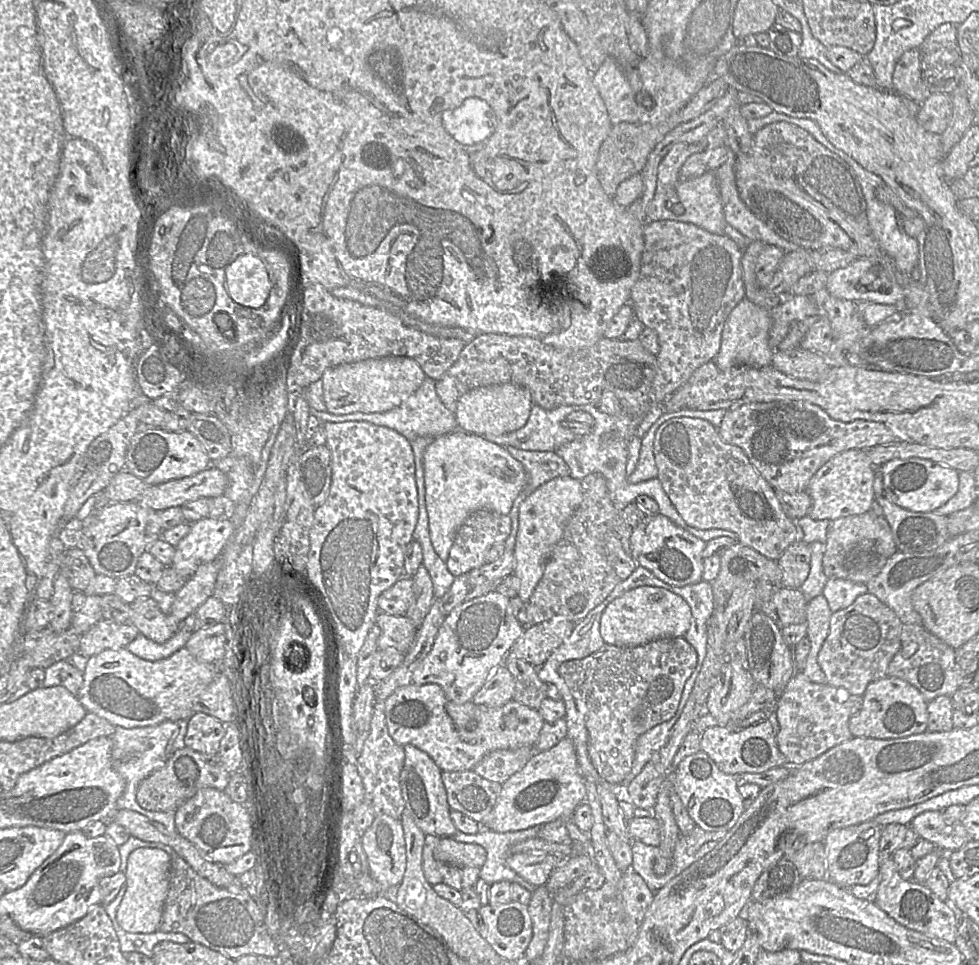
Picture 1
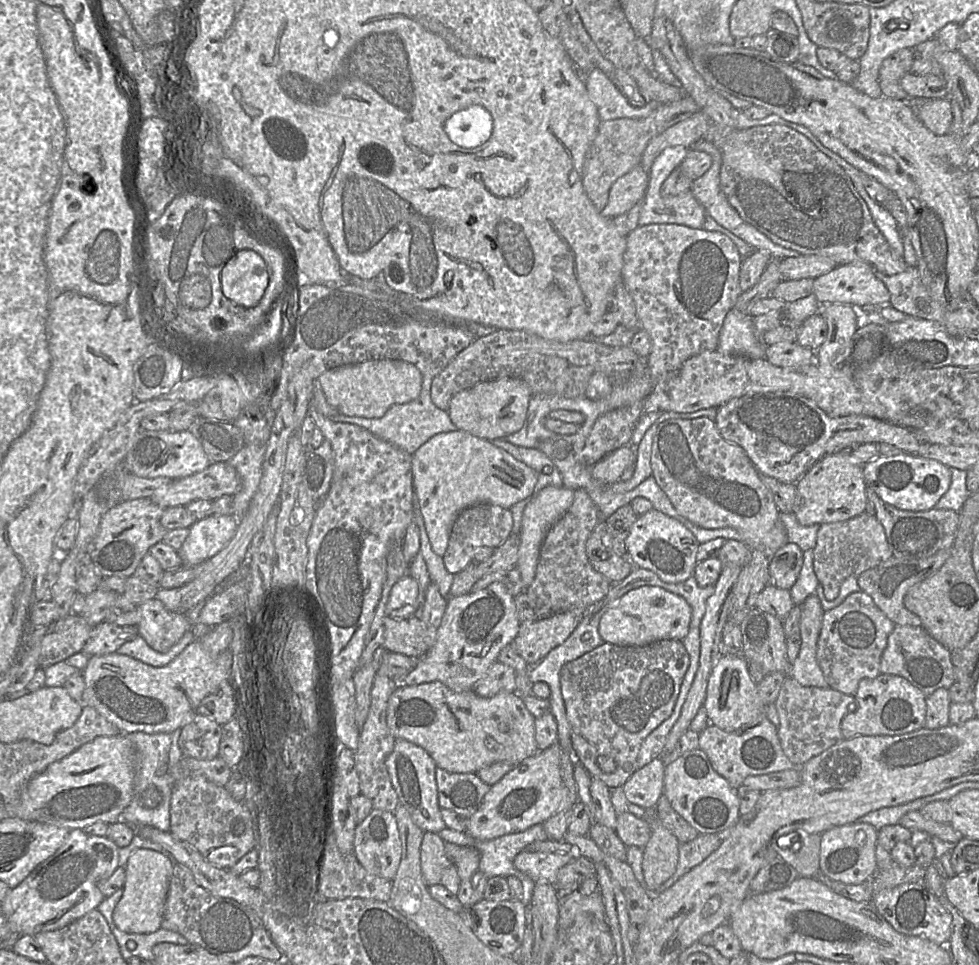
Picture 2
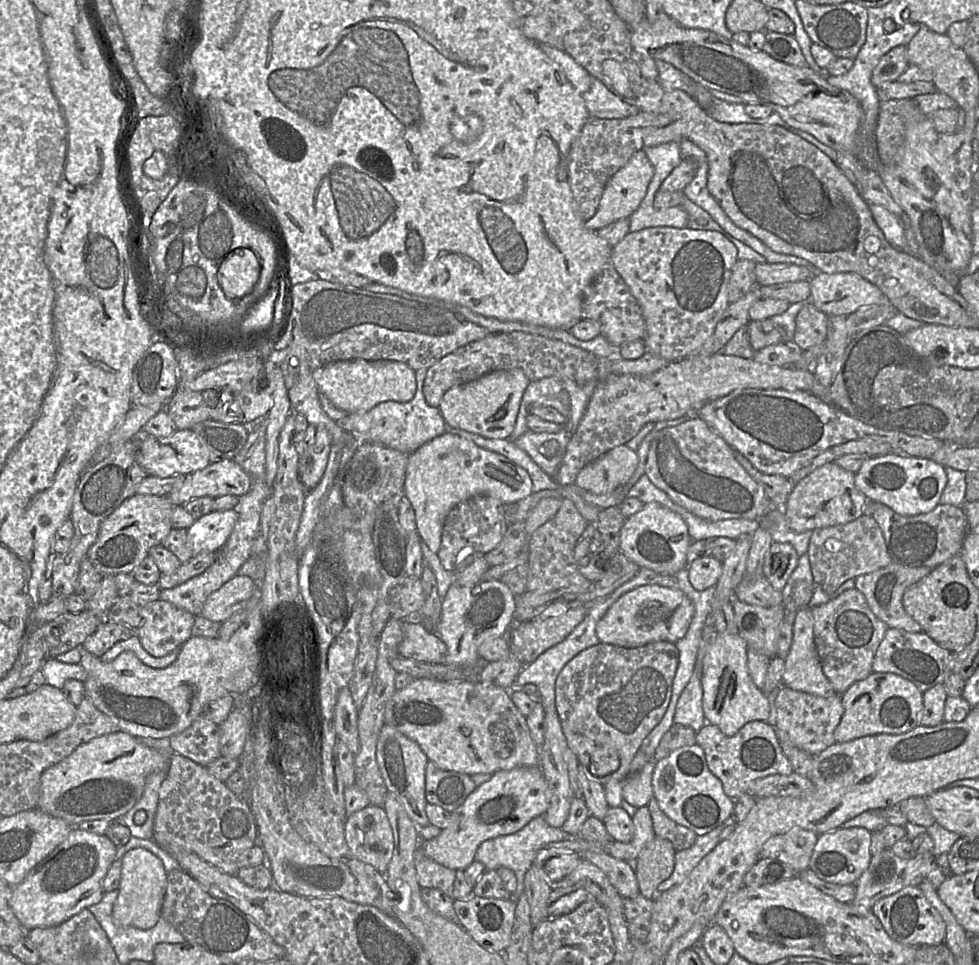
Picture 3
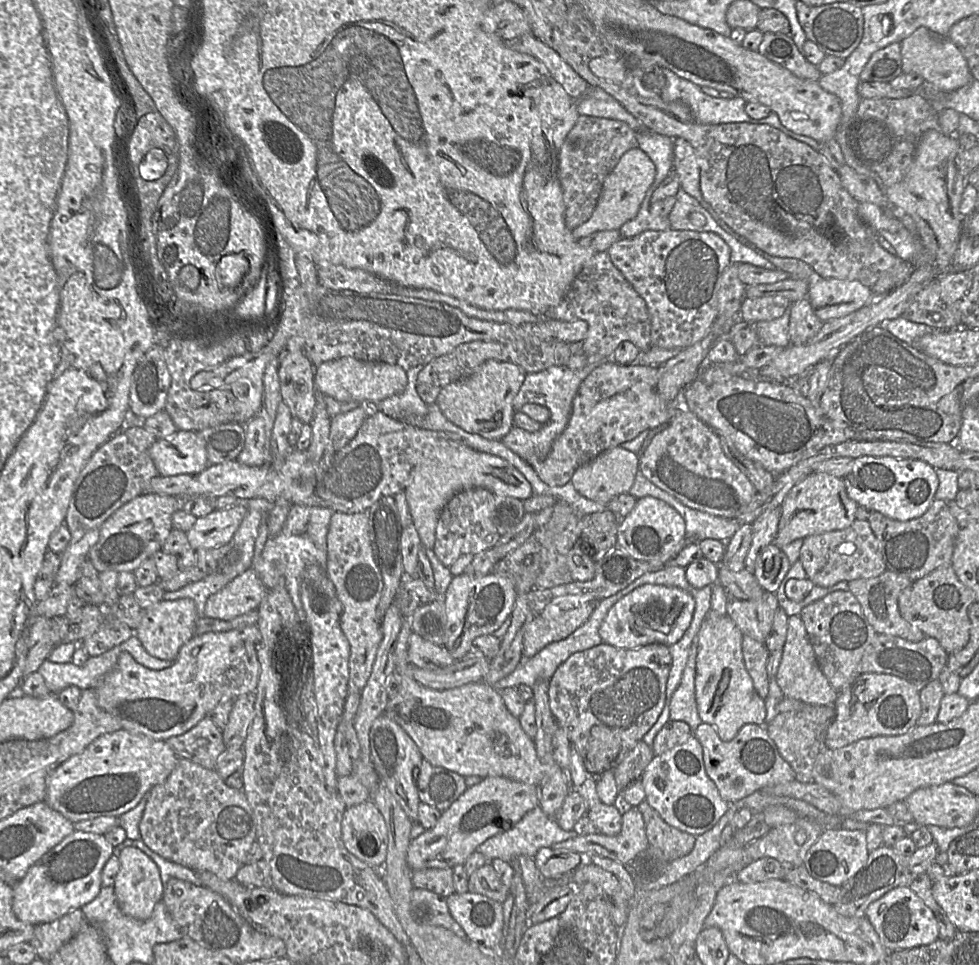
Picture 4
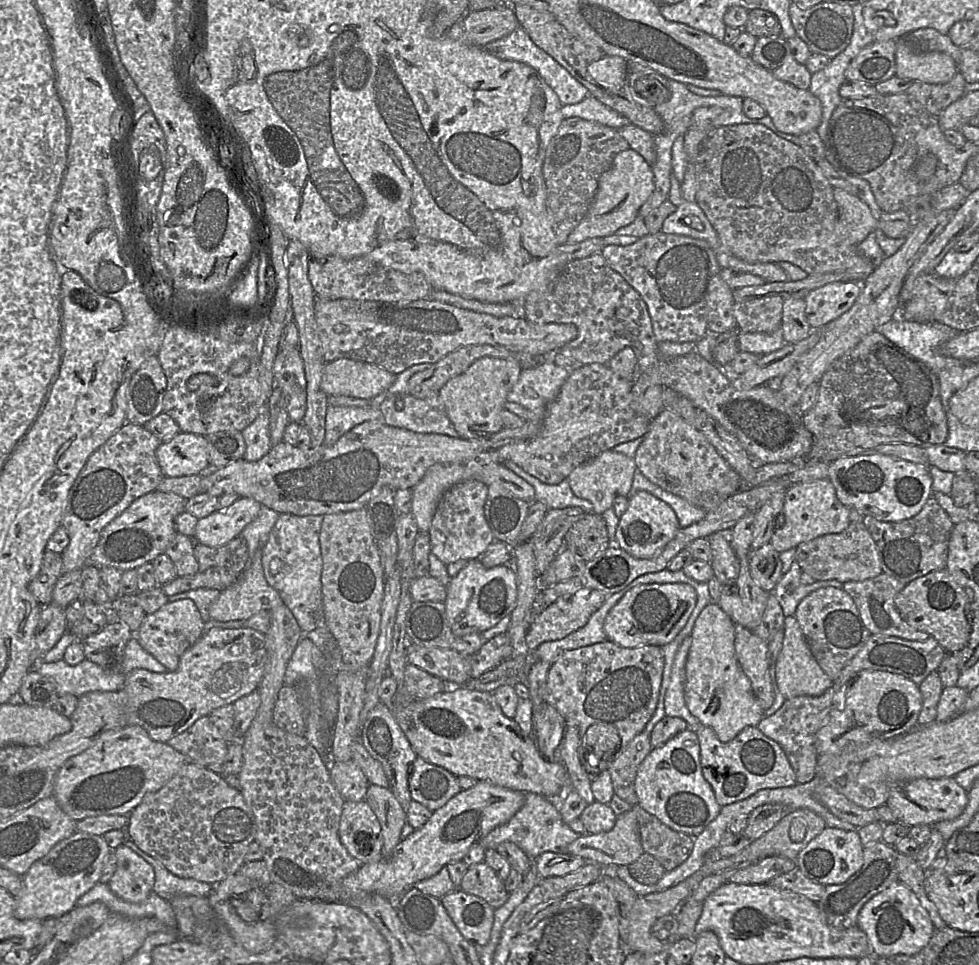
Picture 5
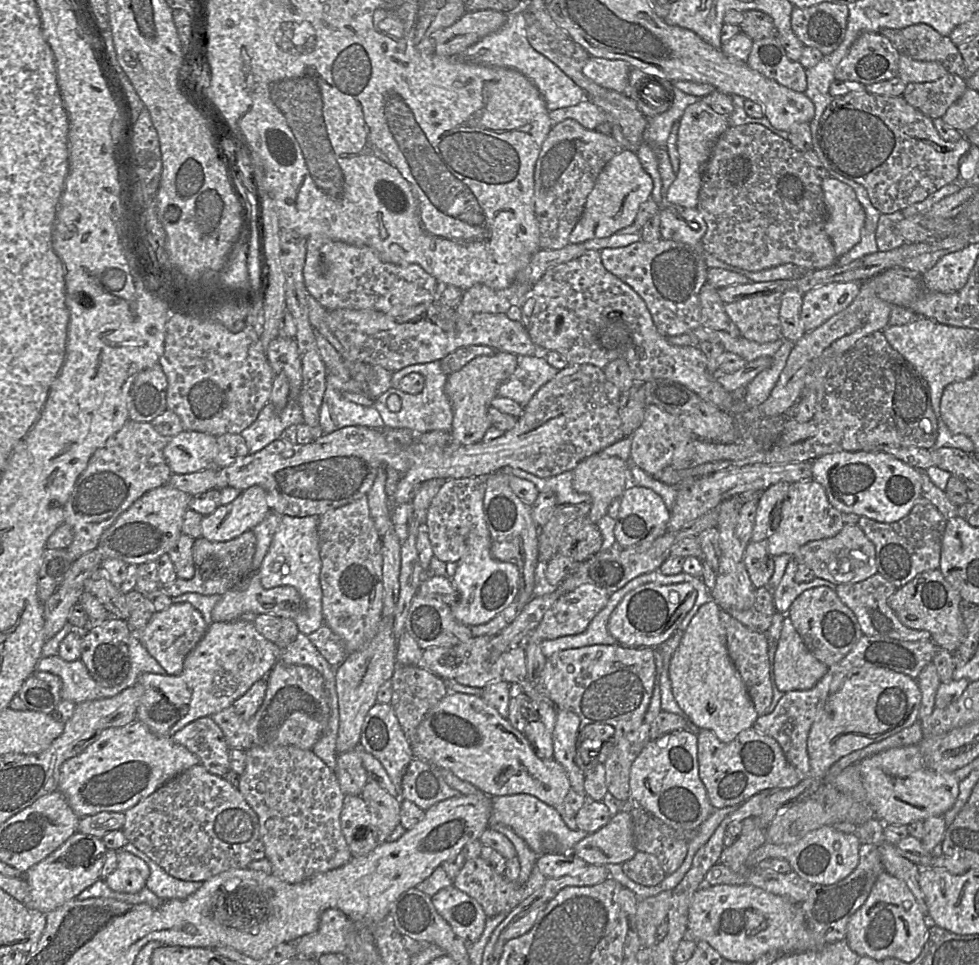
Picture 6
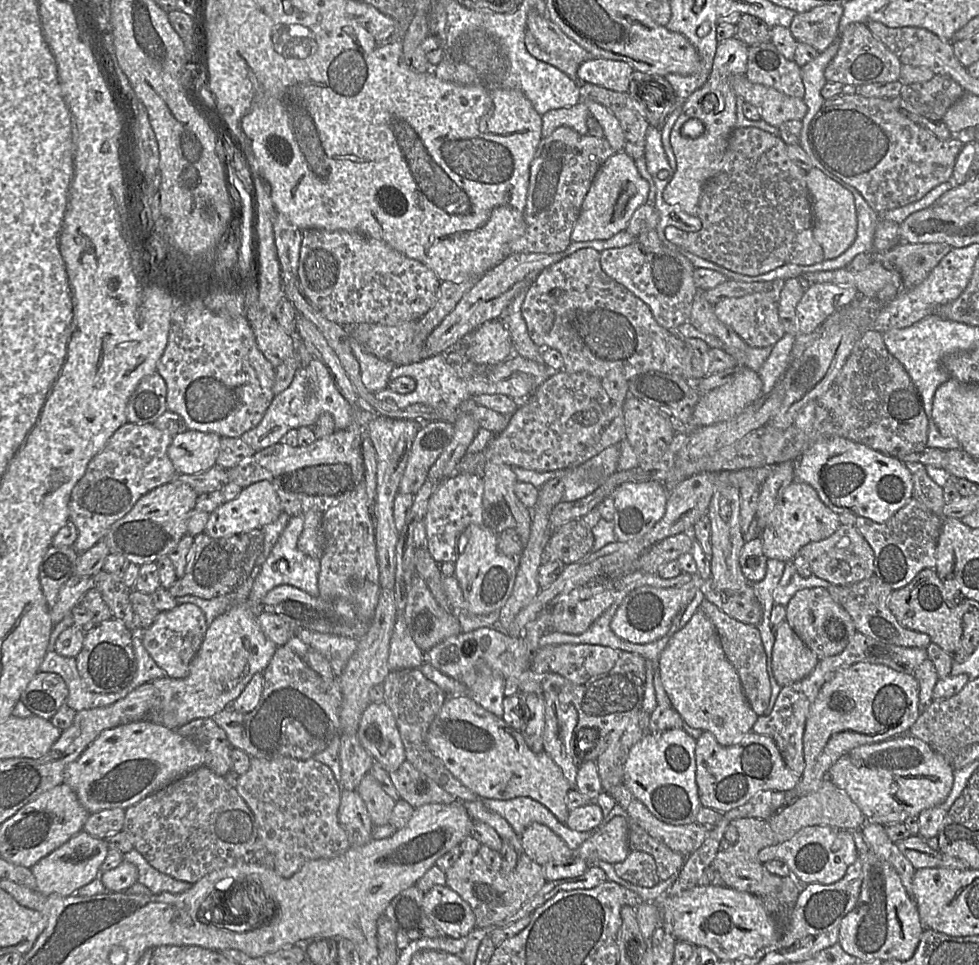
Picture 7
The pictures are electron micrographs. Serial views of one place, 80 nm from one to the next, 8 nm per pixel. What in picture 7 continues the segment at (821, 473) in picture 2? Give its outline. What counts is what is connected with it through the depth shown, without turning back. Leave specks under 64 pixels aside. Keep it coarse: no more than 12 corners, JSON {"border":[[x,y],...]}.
{"border":[[794,480],[760,537],[767,559],[793,560],[840,527],[809,484]]}

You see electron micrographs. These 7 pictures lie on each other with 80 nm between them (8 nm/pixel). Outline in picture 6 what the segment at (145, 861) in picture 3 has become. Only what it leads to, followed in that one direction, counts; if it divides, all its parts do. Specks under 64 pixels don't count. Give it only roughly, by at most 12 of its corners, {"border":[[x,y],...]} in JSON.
{"border":[[117,851],[117,867],[105,879],[110,889],[137,893],[146,886],[148,865]]}

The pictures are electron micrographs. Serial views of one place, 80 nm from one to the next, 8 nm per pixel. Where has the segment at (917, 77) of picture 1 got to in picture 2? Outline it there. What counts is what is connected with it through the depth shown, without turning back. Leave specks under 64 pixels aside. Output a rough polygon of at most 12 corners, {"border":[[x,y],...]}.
{"border":[[902,48],[883,60],[878,77],[883,96],[908,102],[900,81],[915,52]]}

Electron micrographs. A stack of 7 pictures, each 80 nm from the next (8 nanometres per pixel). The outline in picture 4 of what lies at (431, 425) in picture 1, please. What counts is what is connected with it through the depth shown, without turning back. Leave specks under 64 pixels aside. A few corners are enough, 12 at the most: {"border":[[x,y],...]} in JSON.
{"border":[[407,370],[403,393],[376,402],[375,410],[412,425],[428,405],[416,391],[419,371]]}

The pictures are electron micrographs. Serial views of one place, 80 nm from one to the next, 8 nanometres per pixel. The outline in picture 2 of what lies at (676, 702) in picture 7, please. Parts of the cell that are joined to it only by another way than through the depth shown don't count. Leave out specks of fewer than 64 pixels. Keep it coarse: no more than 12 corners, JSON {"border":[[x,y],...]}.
{"border":[[742,654],[718,657],[704,707],[735,731],[766,714]]}

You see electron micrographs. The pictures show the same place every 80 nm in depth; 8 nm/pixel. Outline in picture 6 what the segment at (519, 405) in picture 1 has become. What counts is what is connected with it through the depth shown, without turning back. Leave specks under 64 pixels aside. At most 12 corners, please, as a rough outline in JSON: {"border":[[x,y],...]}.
{"border":[[516,355],[478,356],[448,376],[452,444],[482,440]]}

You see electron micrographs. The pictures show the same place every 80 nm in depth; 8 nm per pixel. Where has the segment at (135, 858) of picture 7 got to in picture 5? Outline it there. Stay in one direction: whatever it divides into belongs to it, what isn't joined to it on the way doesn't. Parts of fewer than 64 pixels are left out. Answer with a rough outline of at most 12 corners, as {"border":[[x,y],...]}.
{"border":[[131,839],[125,846],[154,869],[153,891],[163,899],[207,896],[212,886],[168,871]]}

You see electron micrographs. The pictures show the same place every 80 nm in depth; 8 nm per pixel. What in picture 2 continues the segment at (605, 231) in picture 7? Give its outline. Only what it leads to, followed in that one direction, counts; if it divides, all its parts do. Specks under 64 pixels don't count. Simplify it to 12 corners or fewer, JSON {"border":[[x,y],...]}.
{"border":[[639,164],[612,184],[601,215],[614,218],[644,198]]}

